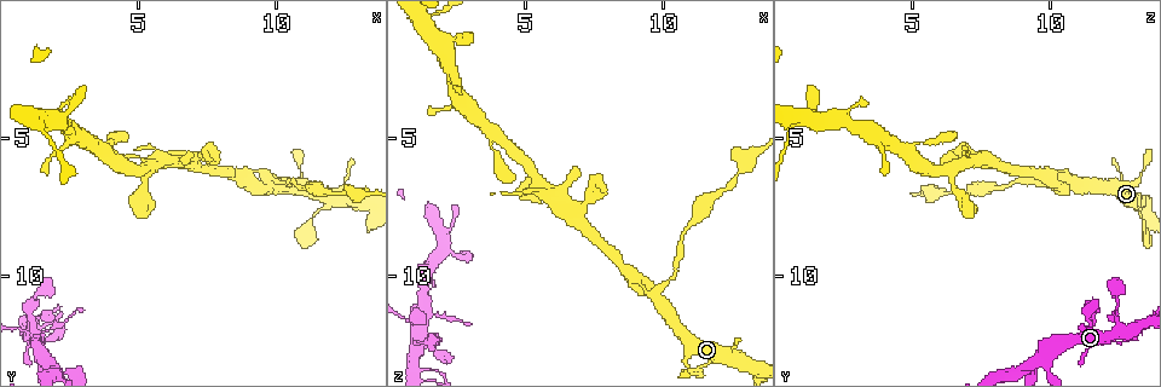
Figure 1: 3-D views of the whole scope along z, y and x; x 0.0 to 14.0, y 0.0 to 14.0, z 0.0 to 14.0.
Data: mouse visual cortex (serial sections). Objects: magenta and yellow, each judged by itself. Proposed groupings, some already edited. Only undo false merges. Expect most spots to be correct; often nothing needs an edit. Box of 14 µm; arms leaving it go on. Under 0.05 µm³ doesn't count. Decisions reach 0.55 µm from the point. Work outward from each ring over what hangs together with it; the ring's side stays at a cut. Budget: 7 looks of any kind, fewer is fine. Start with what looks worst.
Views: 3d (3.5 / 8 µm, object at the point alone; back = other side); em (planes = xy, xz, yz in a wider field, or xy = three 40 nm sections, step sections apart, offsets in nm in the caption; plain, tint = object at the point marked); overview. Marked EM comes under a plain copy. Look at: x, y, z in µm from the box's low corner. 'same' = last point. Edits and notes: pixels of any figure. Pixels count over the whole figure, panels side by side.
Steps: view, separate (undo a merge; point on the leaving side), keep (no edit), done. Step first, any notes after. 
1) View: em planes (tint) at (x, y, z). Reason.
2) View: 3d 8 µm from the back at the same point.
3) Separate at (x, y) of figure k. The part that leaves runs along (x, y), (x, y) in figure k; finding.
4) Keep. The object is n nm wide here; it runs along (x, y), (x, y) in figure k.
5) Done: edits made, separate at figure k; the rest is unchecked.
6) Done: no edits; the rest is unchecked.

View: 3d 3.5 µm at (9.7, 6.6, 10.6). Thin arm on a thick one.

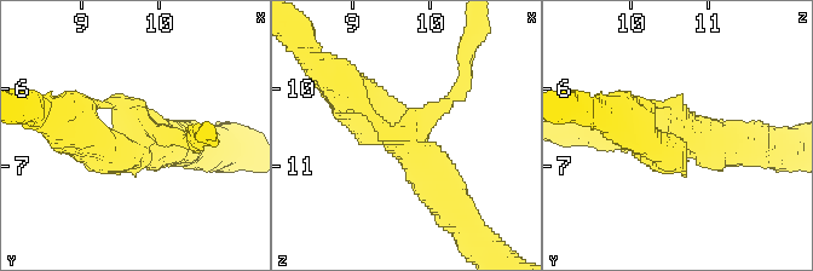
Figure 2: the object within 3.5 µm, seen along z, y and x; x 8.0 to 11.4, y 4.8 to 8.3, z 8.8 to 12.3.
View: em xy step 3 (tint) at (9.70, 6.60, 10.70).

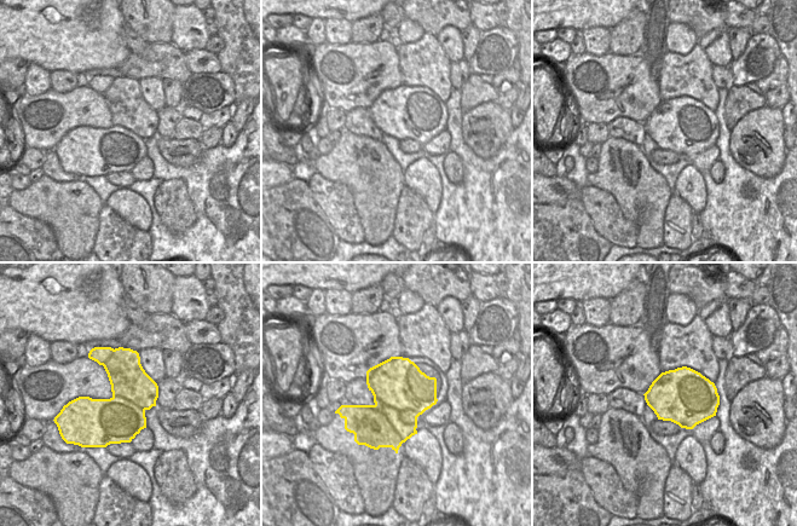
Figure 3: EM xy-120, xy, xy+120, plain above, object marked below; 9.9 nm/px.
Separate at (449, 99) of figure 2. The part that leaves runs along (419, 131), (463, 87), (467, 38) in figure 2; a second cell is stuck on.

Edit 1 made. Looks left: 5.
View: overview.

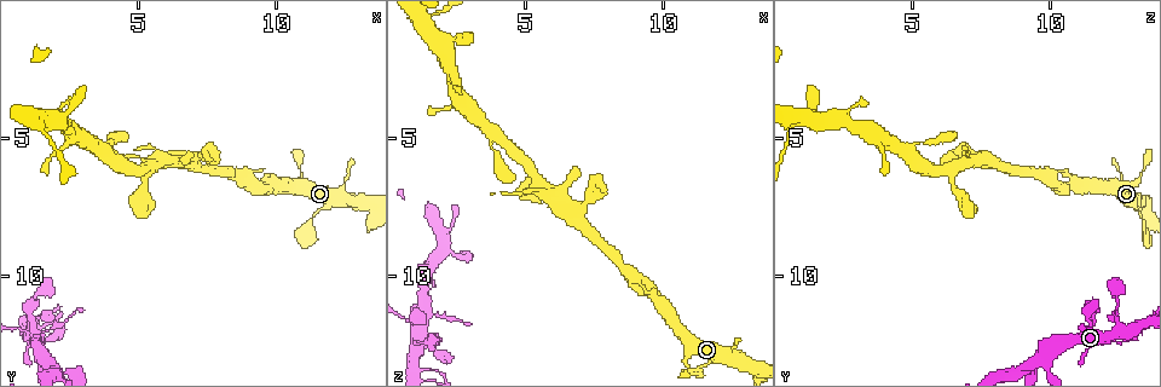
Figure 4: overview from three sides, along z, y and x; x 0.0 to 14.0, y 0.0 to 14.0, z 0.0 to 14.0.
View: 3d 3.5 µm at (6.4, 5.8, 7.1). Thin arm on a thick one.

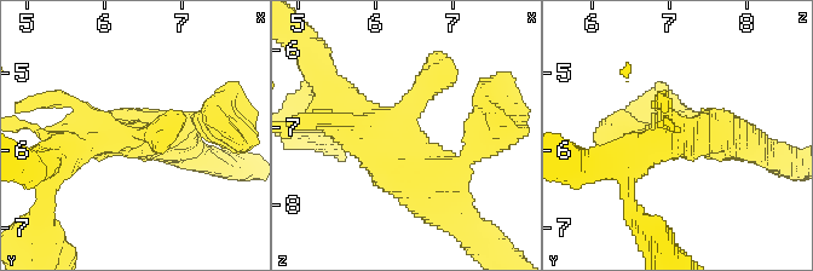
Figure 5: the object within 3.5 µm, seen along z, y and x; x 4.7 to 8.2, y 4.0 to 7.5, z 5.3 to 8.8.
View: em xy step 2 (tint) at (6.35, 5.85, 7.15).

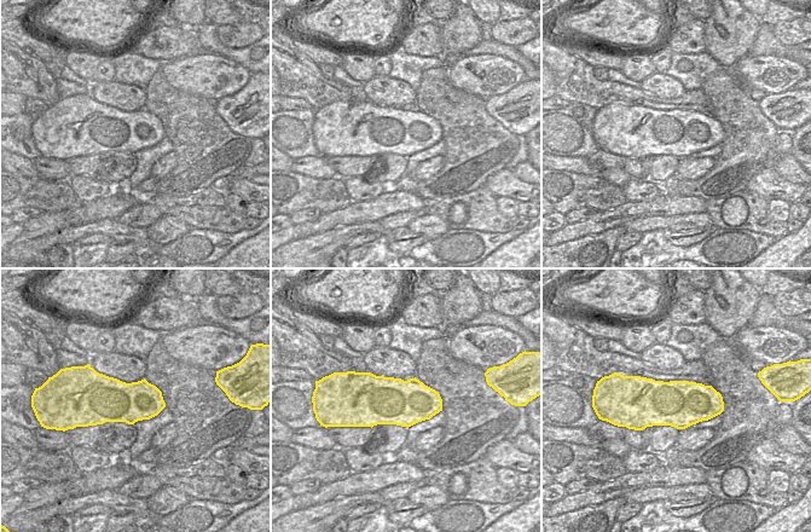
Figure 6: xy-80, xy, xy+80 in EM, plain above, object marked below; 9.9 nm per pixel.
View: em xy step 1 (tint) at the same point.

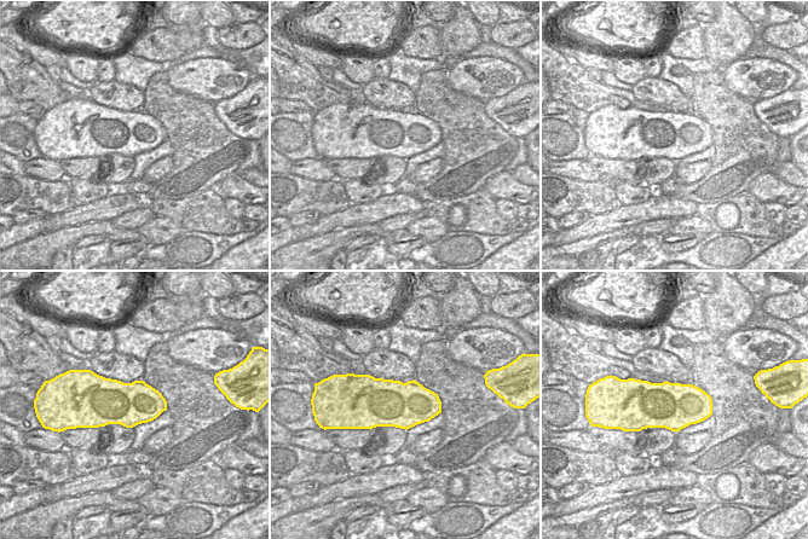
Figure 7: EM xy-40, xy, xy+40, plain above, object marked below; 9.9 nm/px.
Keep. 4 arms meet here; it runs along (444, 209), (340, 120), (336, 98) in figure 5; continuous, no second cell.

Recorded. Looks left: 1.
Done: edits made, separate at figure 2; the rest is unchecked.

